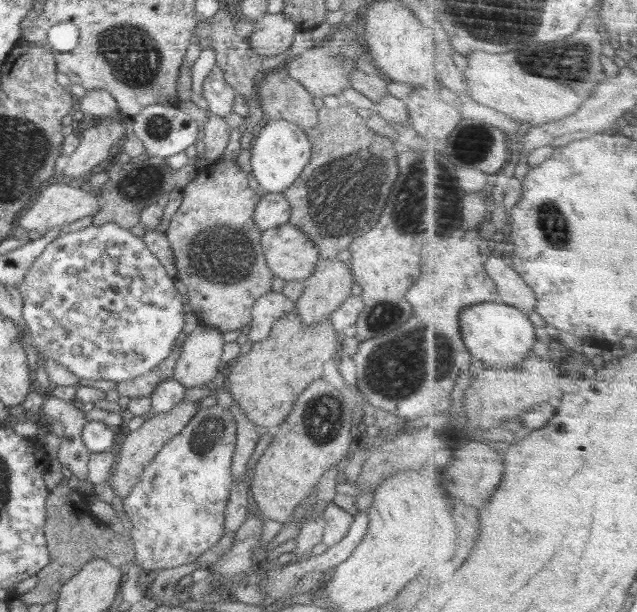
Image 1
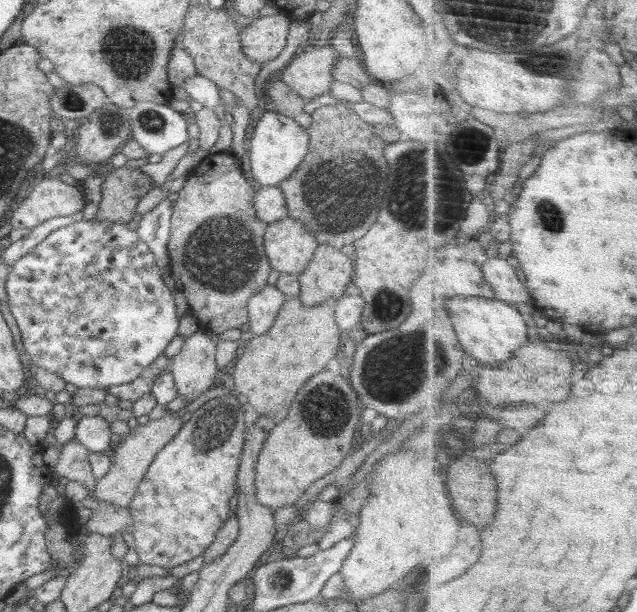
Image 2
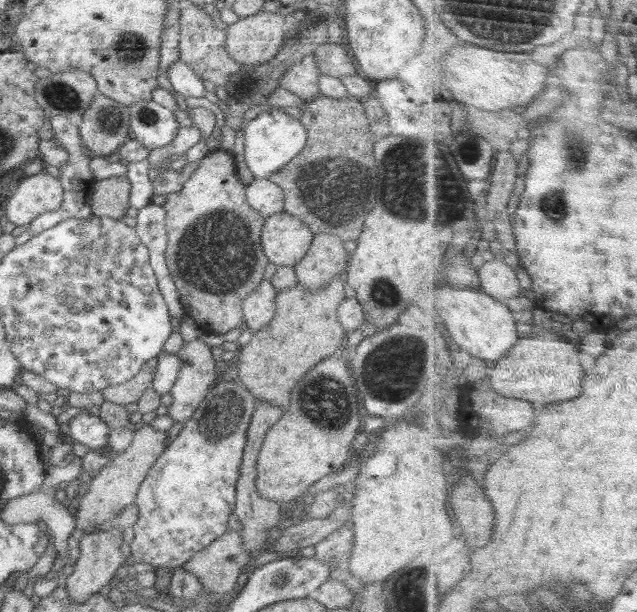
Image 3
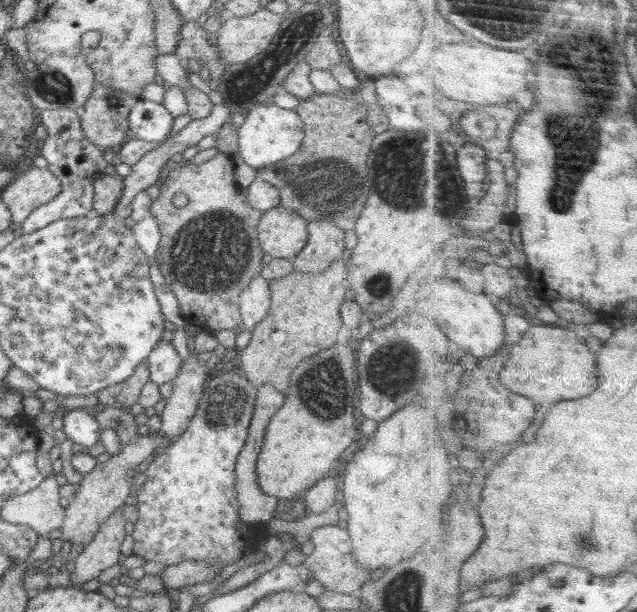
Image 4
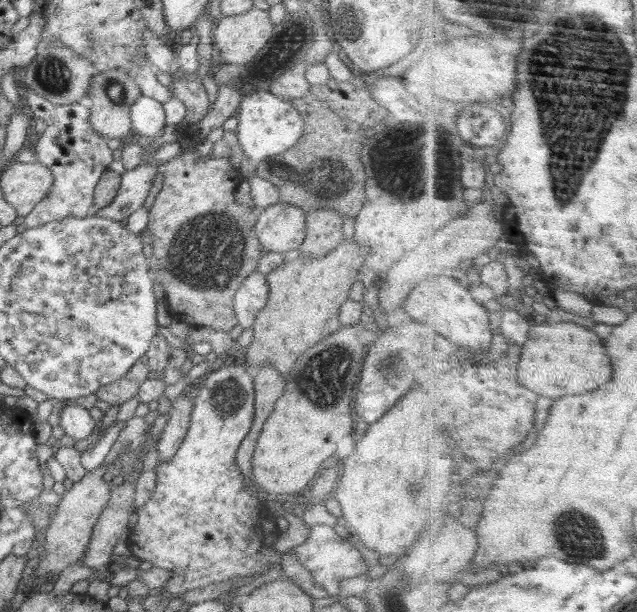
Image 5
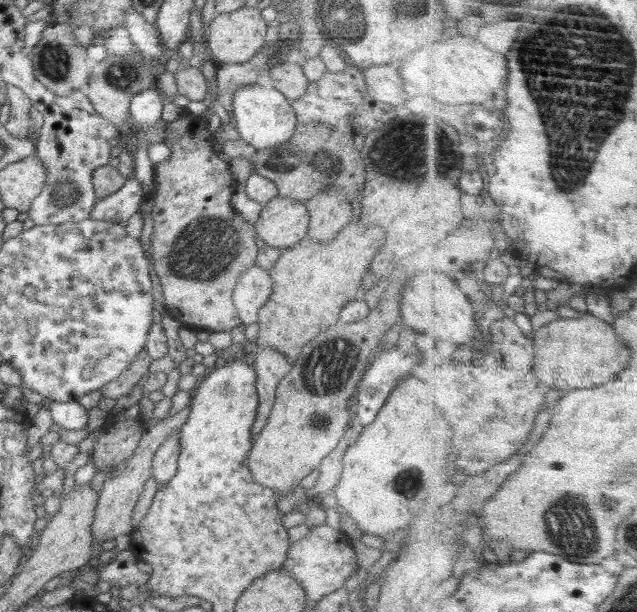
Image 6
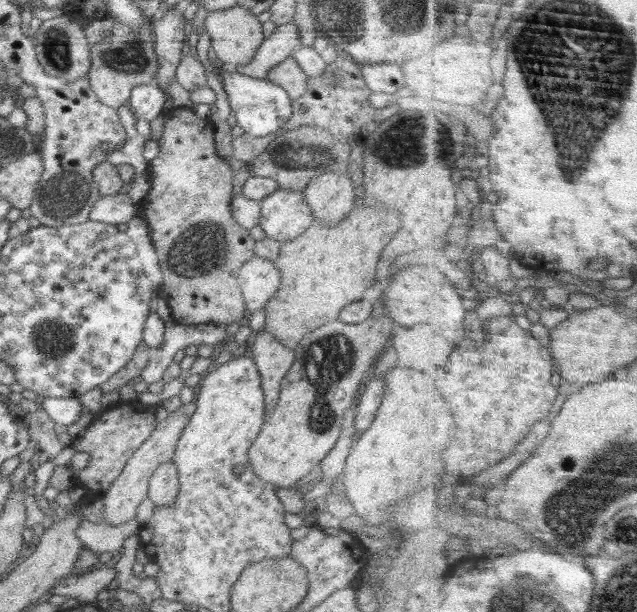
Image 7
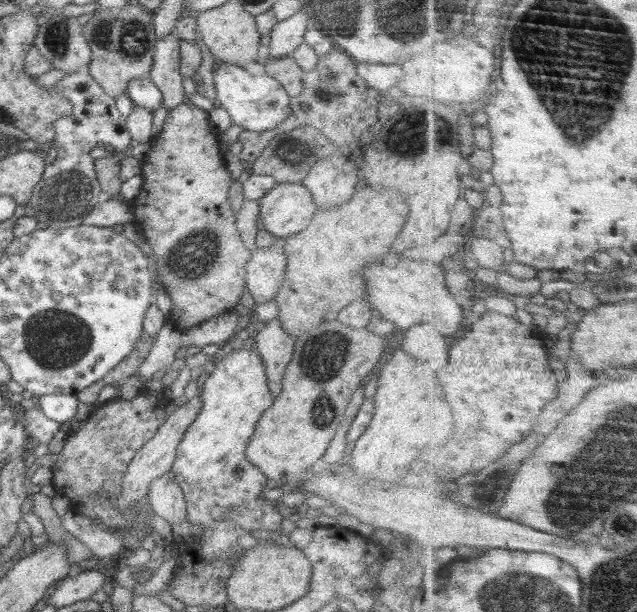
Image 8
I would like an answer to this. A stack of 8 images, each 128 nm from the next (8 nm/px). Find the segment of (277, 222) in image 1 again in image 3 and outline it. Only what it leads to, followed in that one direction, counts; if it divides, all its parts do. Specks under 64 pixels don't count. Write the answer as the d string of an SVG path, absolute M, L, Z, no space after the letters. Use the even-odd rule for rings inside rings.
M255 178L245 186L248 204L262 216L269 217L284 211L283 190L271 180Z

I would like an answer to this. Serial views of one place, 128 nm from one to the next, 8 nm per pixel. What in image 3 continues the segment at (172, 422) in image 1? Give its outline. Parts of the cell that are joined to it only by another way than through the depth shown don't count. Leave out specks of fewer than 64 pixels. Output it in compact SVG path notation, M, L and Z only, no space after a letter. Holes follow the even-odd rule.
M144 424L139 431L135 430L129 447L116 457L110 458L108 464L99 470L99 474L88 480L88 486L80 496L79 509L73 510L75 515L75 529L82 530L83 534L94 532L106 520L112 520L121 514L123 509L134 504L139 486L154 464L154 461L167 447L166 431L156 431L150 424Z

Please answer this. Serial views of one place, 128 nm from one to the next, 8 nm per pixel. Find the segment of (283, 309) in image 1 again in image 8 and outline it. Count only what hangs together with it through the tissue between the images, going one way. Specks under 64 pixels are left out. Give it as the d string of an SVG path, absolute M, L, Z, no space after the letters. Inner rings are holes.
M282 239L270 248L252 252L245 269L245 290L254 298L255 305L272 303L286 275L286 254Z

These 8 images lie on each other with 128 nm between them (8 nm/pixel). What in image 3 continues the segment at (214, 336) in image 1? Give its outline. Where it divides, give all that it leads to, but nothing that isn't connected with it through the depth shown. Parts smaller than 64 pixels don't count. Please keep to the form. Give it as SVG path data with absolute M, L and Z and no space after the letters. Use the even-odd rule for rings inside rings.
M197 338L184 343L177 353L179 375L170 392L173 402L167 407L167 414L174 423L185 423L214 385L216 360L211 350Z

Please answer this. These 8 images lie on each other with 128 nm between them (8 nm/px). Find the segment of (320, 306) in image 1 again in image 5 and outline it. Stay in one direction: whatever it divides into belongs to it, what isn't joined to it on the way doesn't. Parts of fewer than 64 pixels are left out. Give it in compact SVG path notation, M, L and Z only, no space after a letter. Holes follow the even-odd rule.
M311 210L305 215L306 236L298 248L306 258L322 258L342 242L342 214L336 210Z

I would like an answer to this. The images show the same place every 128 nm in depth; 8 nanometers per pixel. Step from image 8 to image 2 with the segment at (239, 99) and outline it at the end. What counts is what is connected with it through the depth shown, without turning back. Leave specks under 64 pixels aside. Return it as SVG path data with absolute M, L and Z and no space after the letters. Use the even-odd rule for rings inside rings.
M266 109L260 119L251 128L249 159L252 176L264 186L274 186L285 181L304 160L308 146L308 134L293 118L274 110Z

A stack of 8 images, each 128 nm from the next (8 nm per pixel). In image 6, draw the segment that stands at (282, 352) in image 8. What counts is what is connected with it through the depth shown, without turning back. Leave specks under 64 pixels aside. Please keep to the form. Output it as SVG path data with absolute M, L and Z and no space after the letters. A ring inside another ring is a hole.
M264 346L258 349L252 365L257 376L256 390L259 402L254 426L251 430L252 438L256 438L270 416L274 396L276 396L276 386L288 374L292 364L284 358L281 352Z

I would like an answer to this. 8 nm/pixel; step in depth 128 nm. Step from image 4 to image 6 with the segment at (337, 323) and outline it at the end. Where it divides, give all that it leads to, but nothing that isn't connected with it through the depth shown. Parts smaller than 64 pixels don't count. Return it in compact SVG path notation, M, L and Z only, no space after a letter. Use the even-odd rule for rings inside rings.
M360 220L350 222L332 242L320 244L313 238L304 237L296 246L281 250L279 260L268 269L272 280L272 295L258 314L259 333L256 344L276 348L294 362L304 344L328 326L336 324L340 310L350 300L358 298L362 276L384 244L382 228L364 228Z

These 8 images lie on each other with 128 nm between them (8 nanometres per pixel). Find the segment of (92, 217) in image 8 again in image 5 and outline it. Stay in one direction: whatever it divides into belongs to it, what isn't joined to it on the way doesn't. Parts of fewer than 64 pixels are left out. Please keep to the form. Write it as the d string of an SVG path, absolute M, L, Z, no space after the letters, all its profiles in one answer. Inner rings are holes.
M150 155L146 163L142 162L136 168L124 171L114 200L104 208L94 208L93 214L116 221L128 219L135 210L143 207L152 180L159 169L158 161L154 155Z

